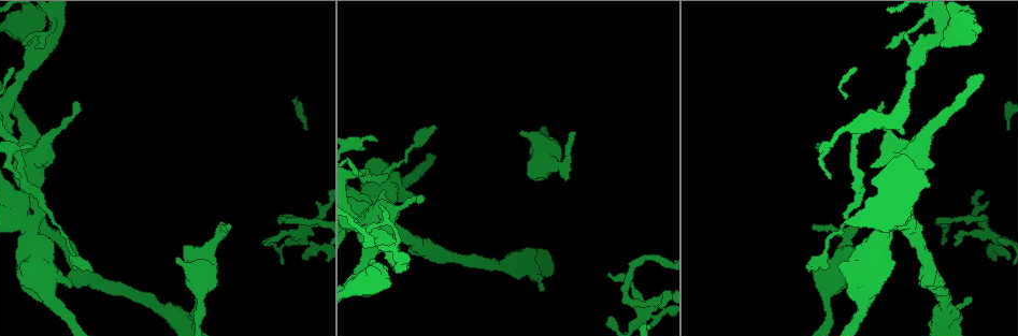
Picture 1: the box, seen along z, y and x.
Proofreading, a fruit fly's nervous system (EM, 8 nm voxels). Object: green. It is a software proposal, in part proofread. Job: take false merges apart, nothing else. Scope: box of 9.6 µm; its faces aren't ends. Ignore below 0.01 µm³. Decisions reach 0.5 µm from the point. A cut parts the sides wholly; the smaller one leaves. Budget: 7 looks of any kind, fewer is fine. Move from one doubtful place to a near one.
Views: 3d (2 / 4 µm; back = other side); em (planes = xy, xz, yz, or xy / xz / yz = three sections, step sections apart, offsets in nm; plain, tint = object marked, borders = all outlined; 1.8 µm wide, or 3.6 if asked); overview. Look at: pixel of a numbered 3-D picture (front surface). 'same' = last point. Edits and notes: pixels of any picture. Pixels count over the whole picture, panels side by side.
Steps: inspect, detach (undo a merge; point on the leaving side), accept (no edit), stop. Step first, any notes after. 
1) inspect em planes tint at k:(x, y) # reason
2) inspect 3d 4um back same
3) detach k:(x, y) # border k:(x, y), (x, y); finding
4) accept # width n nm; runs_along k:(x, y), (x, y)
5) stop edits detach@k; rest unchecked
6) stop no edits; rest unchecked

inspect em planes plain at 1:(907, 31) # touches itself

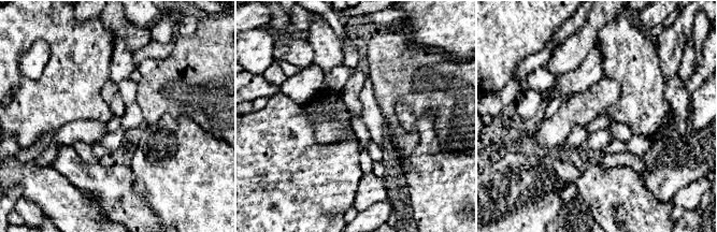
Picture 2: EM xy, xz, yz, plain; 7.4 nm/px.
inspect em planes tint same

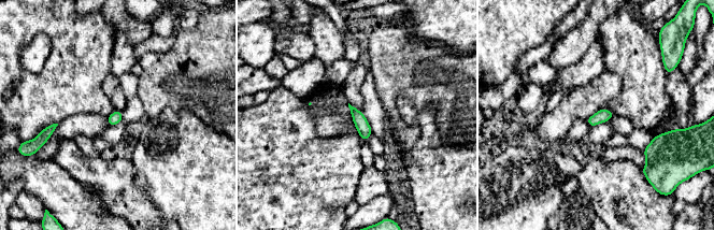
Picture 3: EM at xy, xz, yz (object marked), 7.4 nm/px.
accept # one neuron here

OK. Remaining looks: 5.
inspect em yz step 4 tint at 1:(417, 141) # thick turns thin

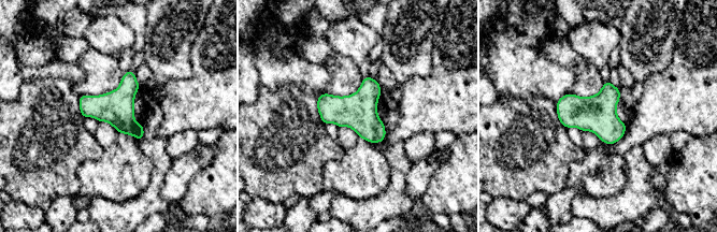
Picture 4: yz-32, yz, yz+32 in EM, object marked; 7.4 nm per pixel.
inspect em planes tint same

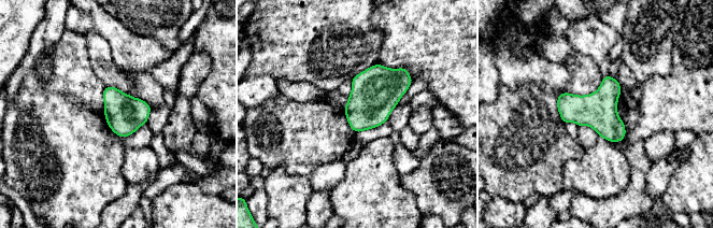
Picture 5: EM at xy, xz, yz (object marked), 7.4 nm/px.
accept # all the same neuron

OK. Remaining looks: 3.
inspect em xy step 4 tint at 1:(644, 304) # looks like a crossing

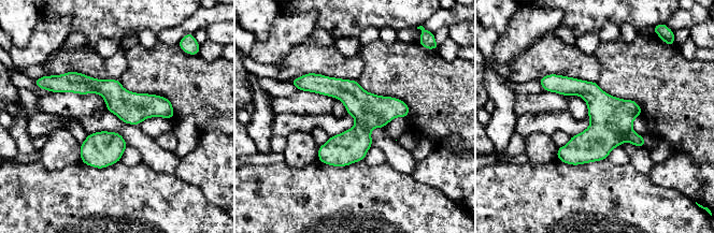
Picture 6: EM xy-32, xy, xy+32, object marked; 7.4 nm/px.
inspect em planes borders same # another direction

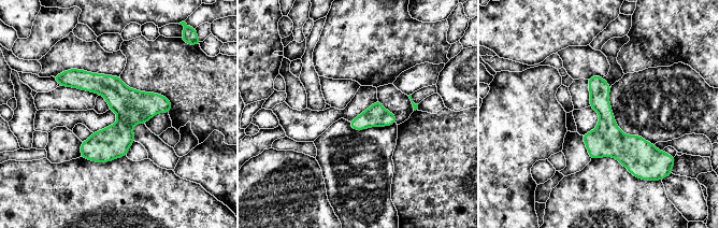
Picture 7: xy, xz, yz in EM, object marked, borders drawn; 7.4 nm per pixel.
accept # runs_along 7:(62, 82), (168, 108); continuous, no second neuron

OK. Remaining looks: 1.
stop no edits; rest unchecked

